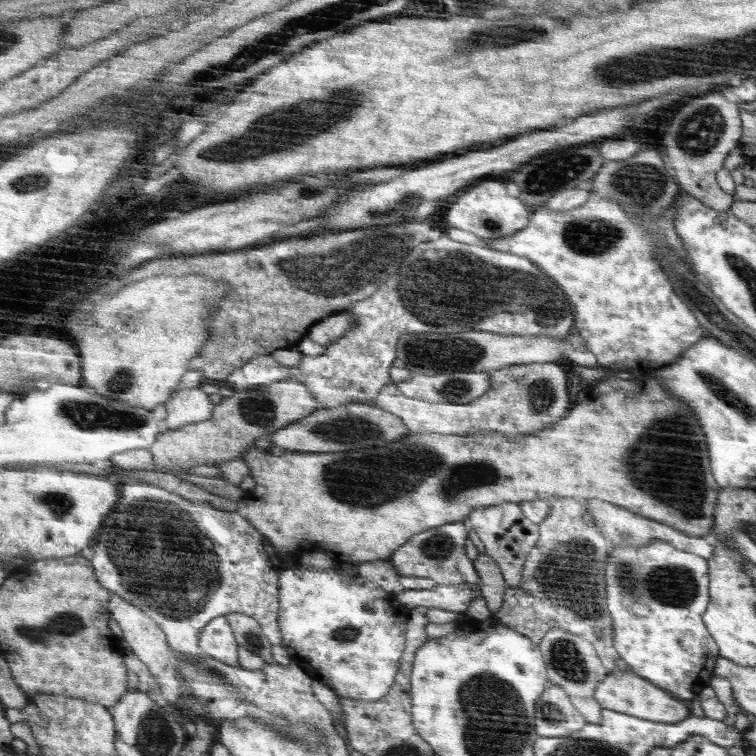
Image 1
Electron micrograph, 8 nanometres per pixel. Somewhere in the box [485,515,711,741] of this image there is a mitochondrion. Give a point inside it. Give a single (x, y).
(678, 586)

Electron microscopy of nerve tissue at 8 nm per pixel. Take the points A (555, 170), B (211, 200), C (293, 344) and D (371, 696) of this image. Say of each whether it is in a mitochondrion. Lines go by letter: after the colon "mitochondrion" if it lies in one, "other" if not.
A: mitochondrion
B: other
C: other
D: other

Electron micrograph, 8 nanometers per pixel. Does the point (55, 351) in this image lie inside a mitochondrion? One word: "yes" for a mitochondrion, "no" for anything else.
no

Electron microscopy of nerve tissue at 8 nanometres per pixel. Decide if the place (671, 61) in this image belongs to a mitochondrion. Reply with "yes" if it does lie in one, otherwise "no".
yes

